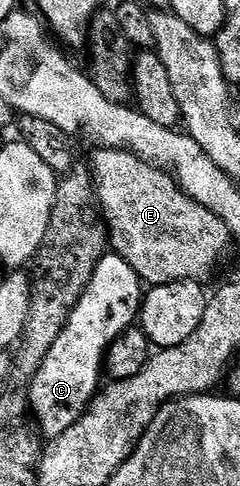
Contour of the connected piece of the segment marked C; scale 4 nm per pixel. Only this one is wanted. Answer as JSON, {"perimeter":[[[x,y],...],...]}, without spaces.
{"perimeter":[[[106,253],[98,261],[95,273],[87,289],[79,297],[79,305],[75,305],[63,333],[59,333],[59,341],[51,345],[51,353],[47,353],[39,373],[35,373],[33,383],[29,387],[29,406],[32,414],[37,414],[36,426],[42,436],[50,440],[58,439],[60,435],[67,433],[67,429],[89,407],[89,402],[99,390],[99,384],[102,382],[100,379],[103,379],[105,353],[123,332],[138,322],[142,298],[143,284],[135,269],[131,269],[131,265],[127,265],[127,261],[123,261],[123,257],[119,257],[116,253]]]}

